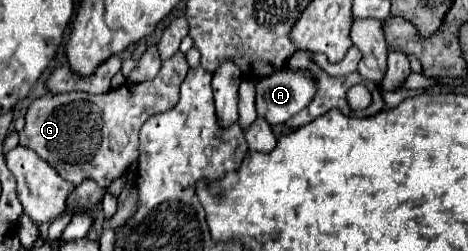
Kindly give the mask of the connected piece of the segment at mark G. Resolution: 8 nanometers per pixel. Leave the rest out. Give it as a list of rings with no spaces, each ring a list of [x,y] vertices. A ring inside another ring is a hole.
[[[183,52],[173,54],[163,62],[159,74],[141,84],[123,86],[109,90],[105,94],[85,94],[85,92],[67,92],[67,94],[45,94],[31,102],[25,114],[25,130],[19,134],[21,146],[33,150],[43,158],[63,180],[81,184],[87,178],[93,178],[101,188],[107,188],[115,178],[119,178],[133,162],[137,162],[139,130],[147,118],[159,112],[167,112],[177,104],[179,86],[187,76],[187,60]],[[117,126],[123,128],[125,140],[117,138],[113,132]]]

